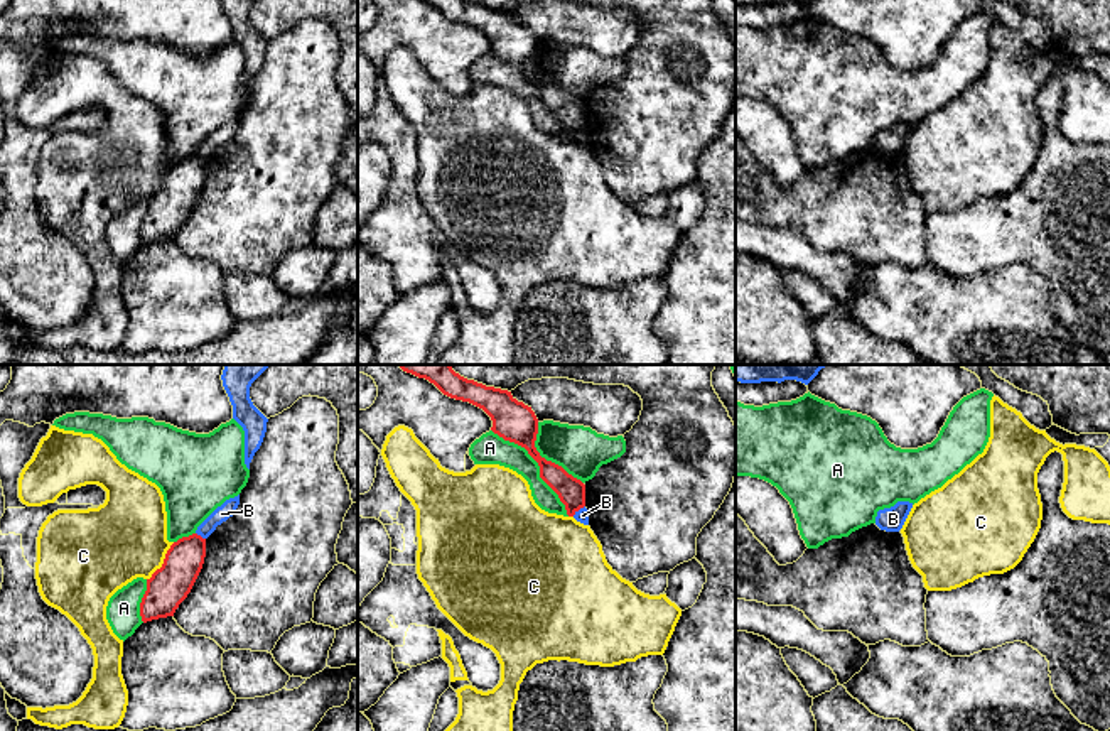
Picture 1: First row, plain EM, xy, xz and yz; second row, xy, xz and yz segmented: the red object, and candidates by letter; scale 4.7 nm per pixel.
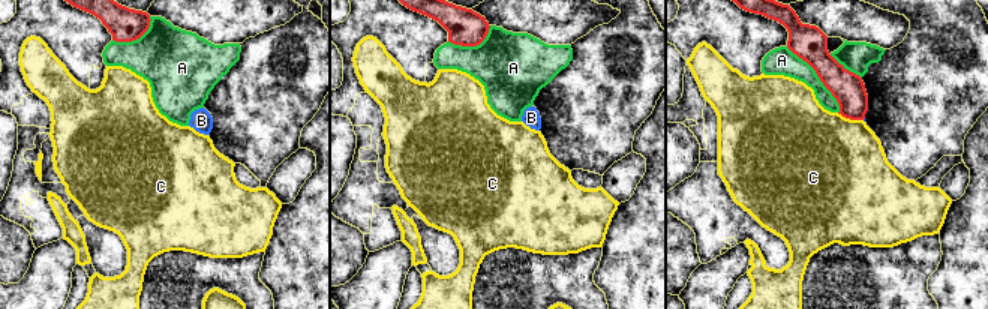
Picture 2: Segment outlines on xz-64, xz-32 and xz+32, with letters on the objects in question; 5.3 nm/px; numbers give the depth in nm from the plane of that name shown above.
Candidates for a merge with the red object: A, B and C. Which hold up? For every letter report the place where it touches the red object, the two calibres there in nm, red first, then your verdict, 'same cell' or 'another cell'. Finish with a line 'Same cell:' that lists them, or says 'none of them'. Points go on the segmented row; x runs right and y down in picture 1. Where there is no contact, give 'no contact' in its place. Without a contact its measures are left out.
A: contact xz (538, 465); calibres 200 and 150 nm; another cell
B: contact xz (577, 510); calibres 130 and 60 nm; another cell
C: contact xy (164, 561); calibres 190 and 400 nm; another cell
Same cell: none of them

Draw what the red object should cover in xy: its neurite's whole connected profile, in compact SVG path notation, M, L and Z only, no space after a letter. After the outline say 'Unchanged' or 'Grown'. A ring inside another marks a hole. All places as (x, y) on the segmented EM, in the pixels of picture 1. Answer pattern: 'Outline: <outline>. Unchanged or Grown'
Outline: M197 533L182 537L170 545L164 564L150 579L140 603L142 621L174 616L191 593L206 557L206 539Z. Unchanged

